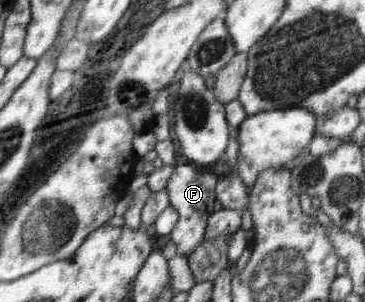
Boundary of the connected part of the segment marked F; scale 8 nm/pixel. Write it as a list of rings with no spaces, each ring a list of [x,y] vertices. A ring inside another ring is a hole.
[[[187,163],[174,165],[174,171],[168,178],[166,190],[169,192],[171,207],[179,214],[178,224],[170,233],[171,243],[176,245],[178,257],[186,258],[194,249],[202,243],[208,227],[208,219],[214,212],[216,205],[215,185],[218,181],[218,175],[206,173],[202,169],[196,169],[198,165]]]

